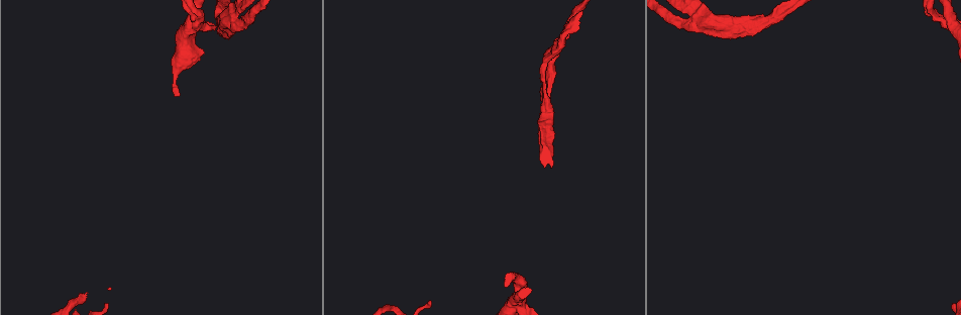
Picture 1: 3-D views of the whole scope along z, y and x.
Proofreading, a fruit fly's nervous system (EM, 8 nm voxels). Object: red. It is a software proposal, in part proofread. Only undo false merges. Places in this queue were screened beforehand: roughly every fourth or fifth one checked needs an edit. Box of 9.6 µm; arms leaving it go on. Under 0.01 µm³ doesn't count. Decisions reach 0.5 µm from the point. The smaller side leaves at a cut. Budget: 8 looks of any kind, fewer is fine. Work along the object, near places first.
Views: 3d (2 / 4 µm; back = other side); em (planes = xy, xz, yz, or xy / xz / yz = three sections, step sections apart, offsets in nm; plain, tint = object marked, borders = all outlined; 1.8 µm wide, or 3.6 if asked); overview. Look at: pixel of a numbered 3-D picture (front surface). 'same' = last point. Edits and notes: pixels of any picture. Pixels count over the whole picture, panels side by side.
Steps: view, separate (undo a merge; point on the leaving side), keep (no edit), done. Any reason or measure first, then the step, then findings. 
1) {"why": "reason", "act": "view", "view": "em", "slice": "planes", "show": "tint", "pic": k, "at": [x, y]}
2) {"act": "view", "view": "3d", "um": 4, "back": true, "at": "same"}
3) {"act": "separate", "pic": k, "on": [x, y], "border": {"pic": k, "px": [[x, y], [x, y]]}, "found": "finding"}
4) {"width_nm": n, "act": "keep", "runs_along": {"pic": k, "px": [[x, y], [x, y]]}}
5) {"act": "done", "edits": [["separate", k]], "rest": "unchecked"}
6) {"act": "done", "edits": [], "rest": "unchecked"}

{"act": "view", "view": "em", "slice": "planes", "show": "tint", "pic": 1, "at": [764, 26]}

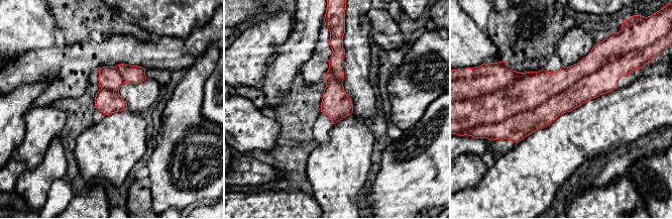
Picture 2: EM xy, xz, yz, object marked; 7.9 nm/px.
{"width_nm": 200, "act": "keep", "runs_along": {"pic": 2, "px": [[333, 45], [336, 48], [335, 119]]}, "found": "all the same cell"}

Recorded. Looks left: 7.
{"why": "touches itself", "act": "view", "view": "3d", "um": 2, "back": true, "pic": 1, "at": [233, 11]}

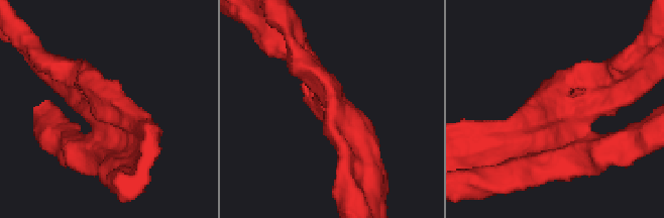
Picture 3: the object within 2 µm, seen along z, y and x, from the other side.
{"arm_widths_nm": [200, 220], "why": "need the tissue", "act": "view", "view": "em", "slice": "xy", "step": 16, "show": "tint", "pic": 3, "at": [107, 105]}

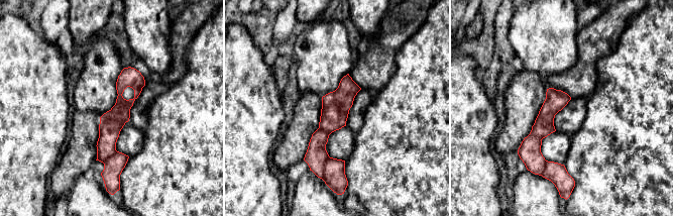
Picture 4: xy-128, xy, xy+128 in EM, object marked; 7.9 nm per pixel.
{"act": "view", "view": "em", "slice": "planes", "show": "tint", "at": "same"}

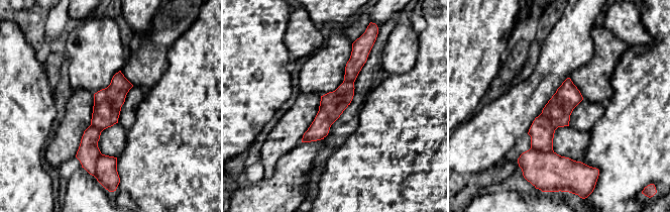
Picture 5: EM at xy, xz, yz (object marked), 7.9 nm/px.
{"act": "keep", "runs_along": {"pic": 5, "px": [[356, 49], [344, 94], [305, 139]]}, "found": "all the same cell"}

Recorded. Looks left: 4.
{"act": "view", "view": "em", "slice": "yz", "step": 8, "show": "tint", "pic": 1, "at": [948, 19]}

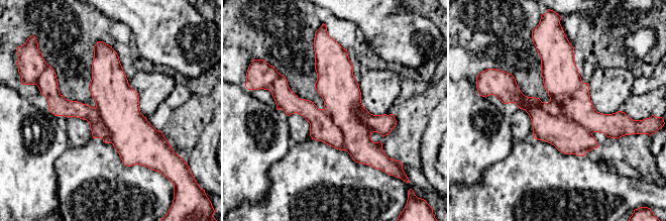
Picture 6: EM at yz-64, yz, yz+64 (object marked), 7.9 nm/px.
{"act": "view", "view": "em", "slice": "xy", "step": 4, "show": "tint", "at": "same"}

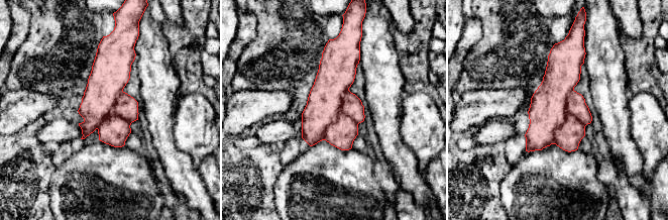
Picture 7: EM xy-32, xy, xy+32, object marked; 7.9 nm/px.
{"act": "separate", "pic": 7, "on": [547, 112], "part_leaving": {"pic": 7, "px": [[556, 47], [556, 86], [528, 148]]}, "found": "a second cell is stuck on"}

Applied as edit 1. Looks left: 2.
{"act": "done", "edits": [["separate", 7]], "rest": "unchecked"}

